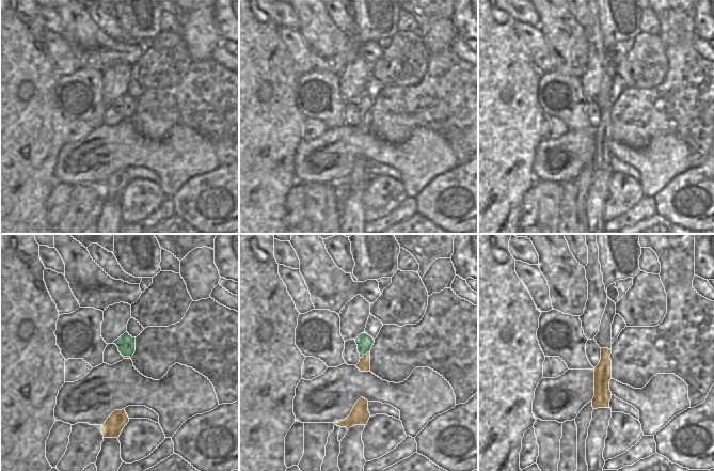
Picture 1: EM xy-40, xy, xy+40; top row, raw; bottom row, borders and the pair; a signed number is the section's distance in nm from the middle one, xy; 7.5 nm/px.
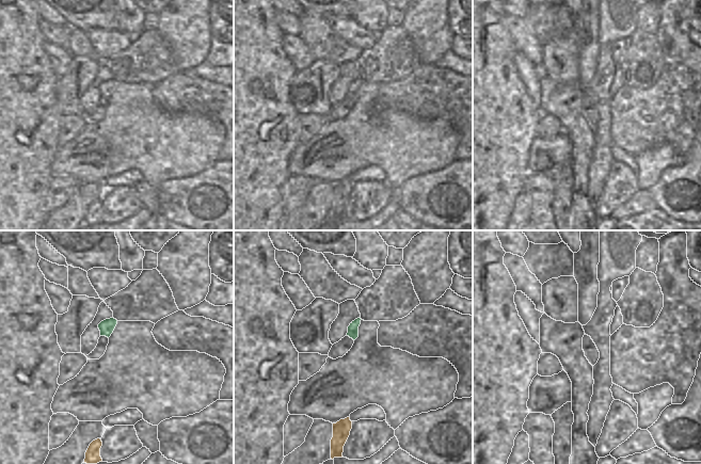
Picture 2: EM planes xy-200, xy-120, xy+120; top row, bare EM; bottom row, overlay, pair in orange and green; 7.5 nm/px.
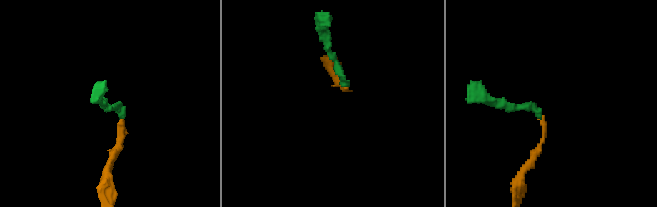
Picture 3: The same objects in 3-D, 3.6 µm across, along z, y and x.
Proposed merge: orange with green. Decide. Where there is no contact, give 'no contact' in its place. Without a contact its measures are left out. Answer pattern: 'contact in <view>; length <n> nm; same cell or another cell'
contact in xy; length 90 nm; same cell

